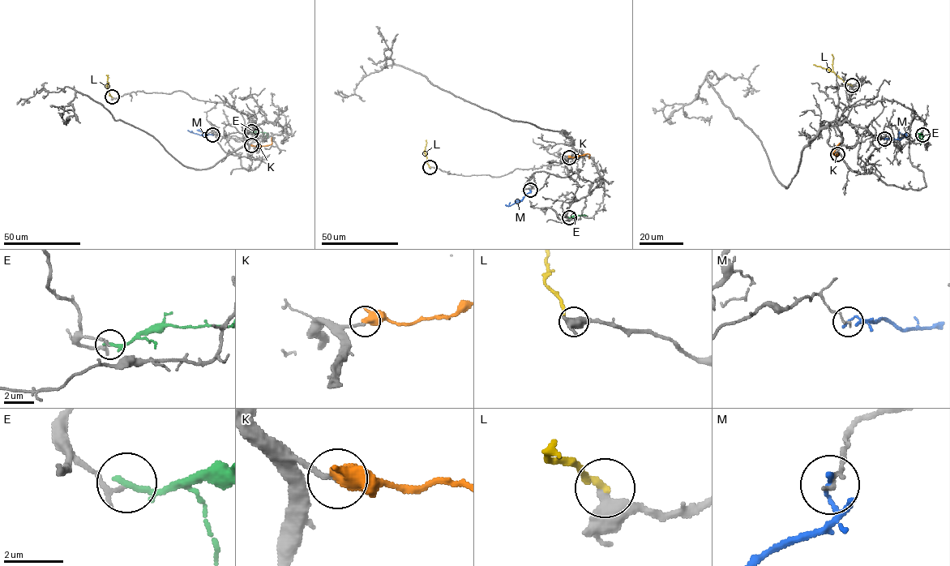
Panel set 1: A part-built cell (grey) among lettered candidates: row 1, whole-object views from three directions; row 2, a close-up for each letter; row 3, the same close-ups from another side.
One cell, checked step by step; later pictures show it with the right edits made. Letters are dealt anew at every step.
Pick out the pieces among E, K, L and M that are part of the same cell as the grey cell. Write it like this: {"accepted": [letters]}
{"accepted": ["K"]}

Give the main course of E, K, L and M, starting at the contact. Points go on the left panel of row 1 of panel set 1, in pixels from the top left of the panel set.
E: (250, 131), (266, 132), (267, 138)
K: (250, 145), (270, 145), (271, 138)
L: (112, 97), (109, 96), (108, 82)
M: (212, 135), (202, 135), (187, 130)

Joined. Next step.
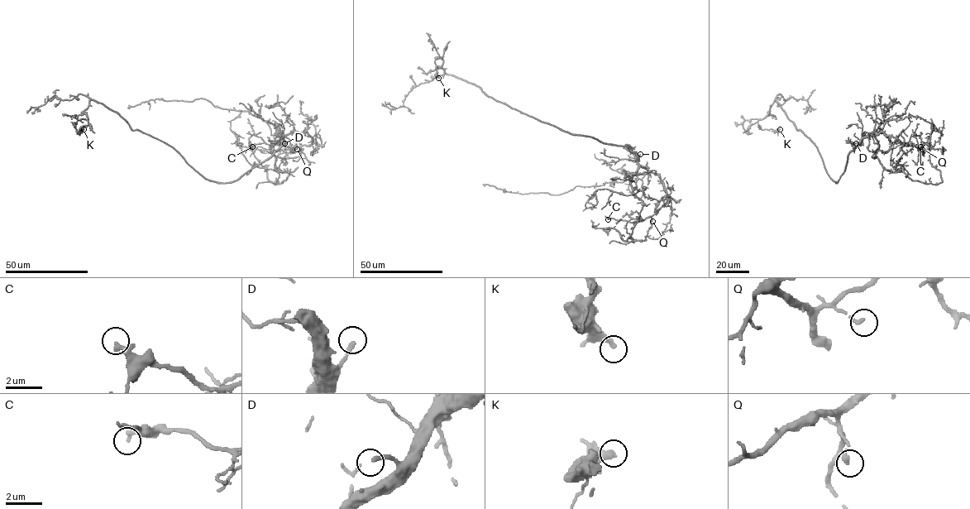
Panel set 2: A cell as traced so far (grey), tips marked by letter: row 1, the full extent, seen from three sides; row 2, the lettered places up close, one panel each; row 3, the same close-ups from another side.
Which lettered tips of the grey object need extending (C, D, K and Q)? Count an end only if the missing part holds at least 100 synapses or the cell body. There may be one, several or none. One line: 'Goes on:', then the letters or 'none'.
Goes on: D

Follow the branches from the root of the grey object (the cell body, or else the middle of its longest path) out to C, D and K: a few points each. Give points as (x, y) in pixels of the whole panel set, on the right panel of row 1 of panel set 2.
C: (838, 180), (848, 154), (870, 133), (895, 137), (924, 156), (920, 146)
D: (838, 180), (844, 171), (848, 156), (858, 143), (856, 143)
K: (838, 180), (829, 176), (815, 146), (796, 129), (775, 100), (757, 125), (762, 130), (780, 129)

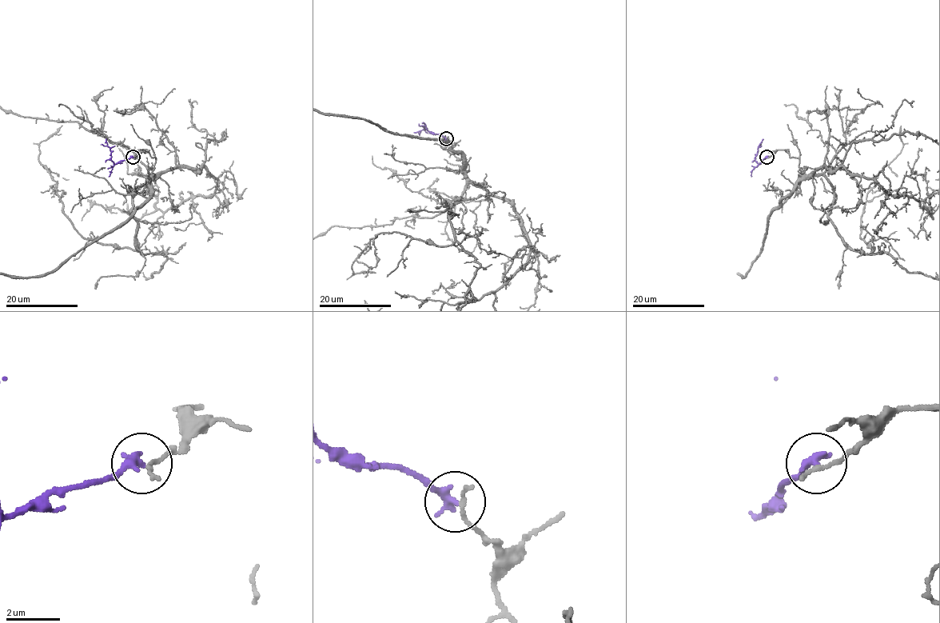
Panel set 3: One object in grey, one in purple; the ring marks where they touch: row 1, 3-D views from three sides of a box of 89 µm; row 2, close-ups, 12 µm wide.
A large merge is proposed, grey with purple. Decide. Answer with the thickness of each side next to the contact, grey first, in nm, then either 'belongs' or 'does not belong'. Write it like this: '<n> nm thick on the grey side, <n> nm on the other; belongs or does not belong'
180 nm thick on the grey side, 360 nm on the other; does not belong

